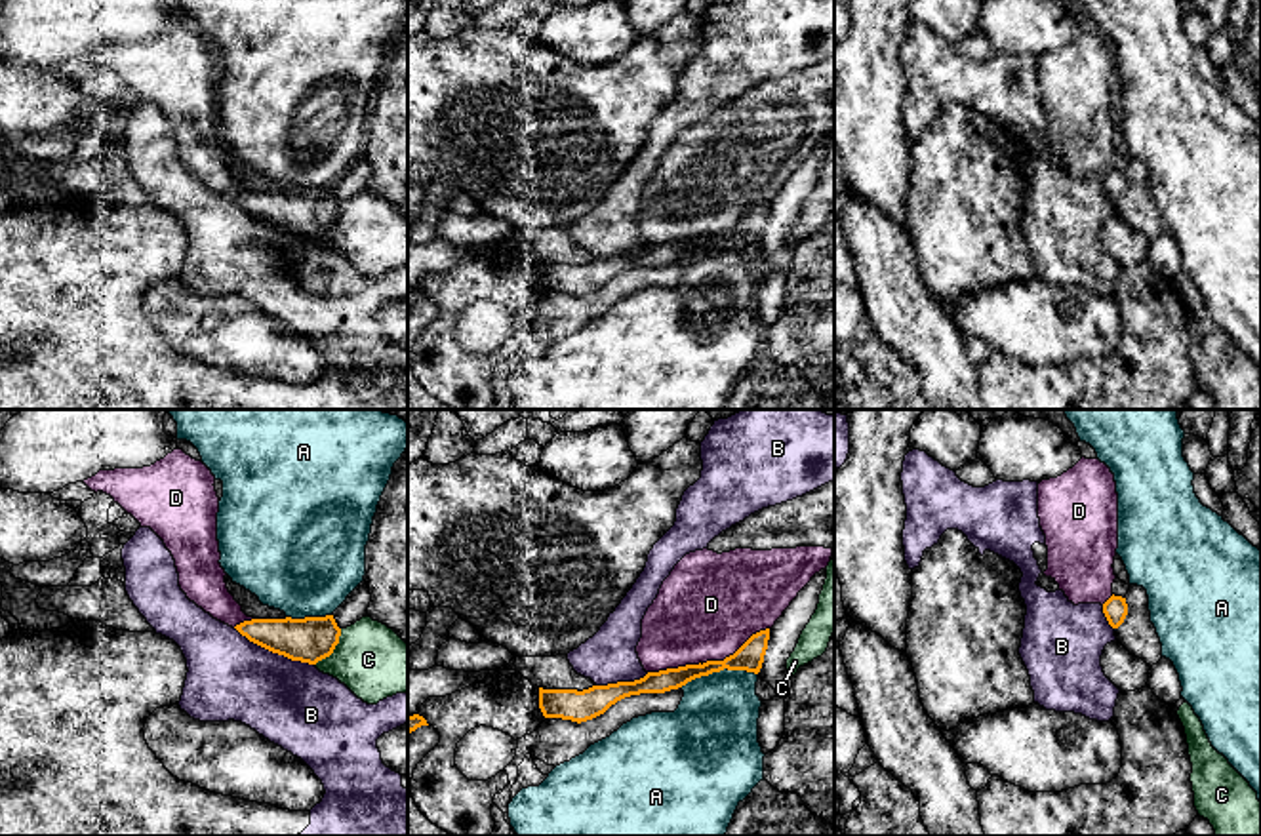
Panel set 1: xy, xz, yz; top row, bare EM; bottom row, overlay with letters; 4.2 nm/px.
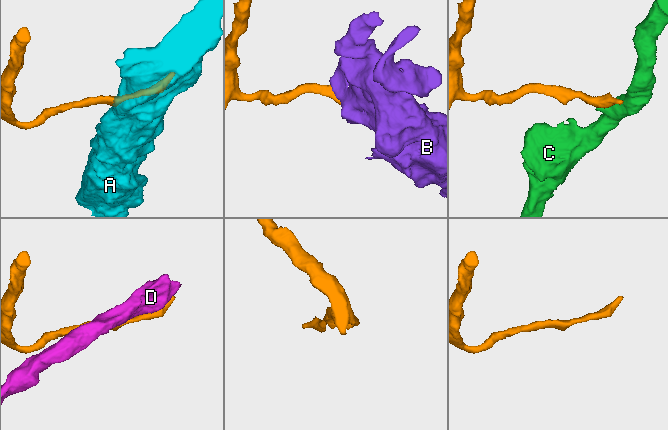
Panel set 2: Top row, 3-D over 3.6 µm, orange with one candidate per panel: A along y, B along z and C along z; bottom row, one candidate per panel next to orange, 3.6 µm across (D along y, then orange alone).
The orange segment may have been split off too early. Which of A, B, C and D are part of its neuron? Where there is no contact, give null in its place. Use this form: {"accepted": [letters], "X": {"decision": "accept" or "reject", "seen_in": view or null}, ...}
{"accepted": [], "A": {"decision": "reject", "seen_in": "xz"}, "B": {"decision": "reject", "seen_in": "xy"}, "C": {"decision": "reject", "seen_in": "xy"}, "D": {"decision": "reject", "seen_in": "xz"}}

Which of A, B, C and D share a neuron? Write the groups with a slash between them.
A / B / C / D

